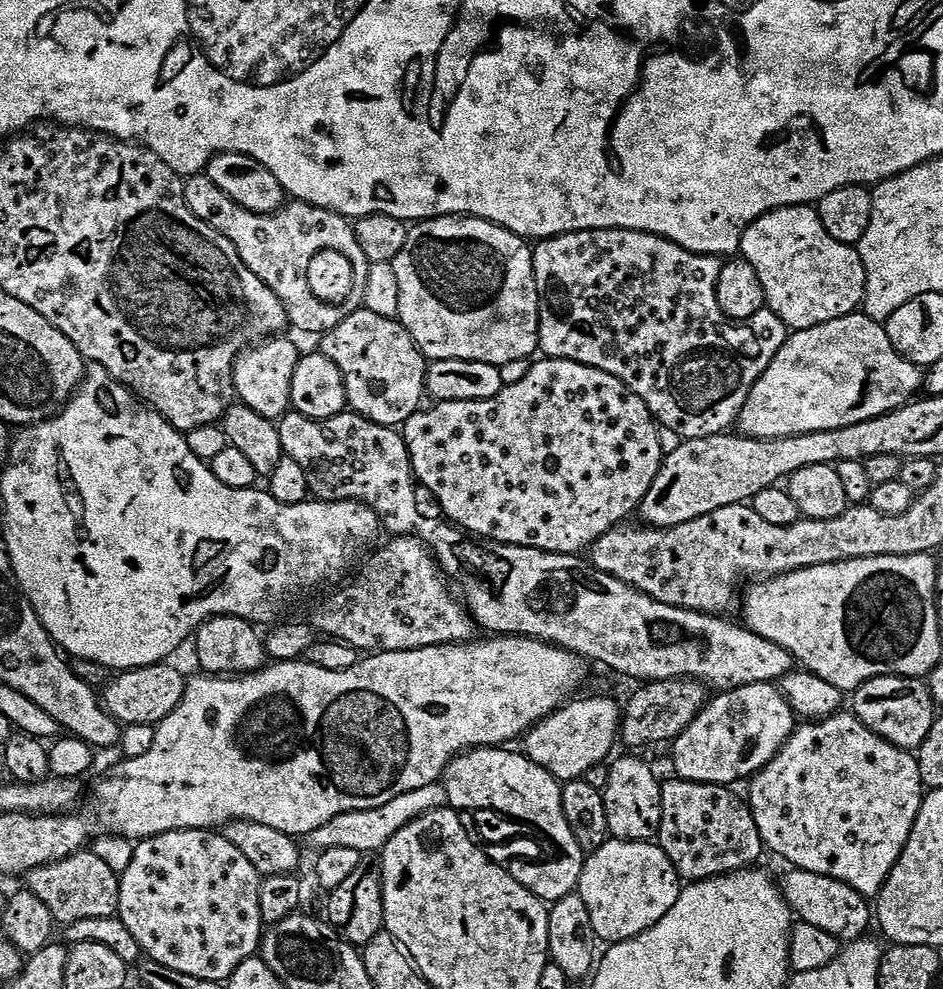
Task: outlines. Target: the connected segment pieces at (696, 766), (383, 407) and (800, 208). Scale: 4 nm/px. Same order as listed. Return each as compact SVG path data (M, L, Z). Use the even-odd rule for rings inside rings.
M769 682L713 695L672 743L675 777L704 785L720 785L720 792L728 792L728 796L735 800L742 792L736 783L751 779L757 770L763 768L773 749L788 735L791 717L787 716L788 710L783 706L784 699ZM752 736L758 740L758 749L753 749L750 756L748 740Z
M365 306L358 308L352 310L340 325L328 332L326 354L345 377L361 376L362 379L383 387L382 392L378 393L368 388L358 390L349 387L344 398L347 398L347 407L353 413L376 425L401 427L423 407L429 361L399 320L391 315L383 316L384 312L380 310Z
M794 204L766 212L747 228L739 249L758 274L765 294L765 305L781 317L791 316L797 322L806 322L810 328L834 321L839 316L853 315L858 306L857 297L856 300L854 298L854 274L850 270L840 270L842 244L826 231L820 216L821 211L815 205L808 204Z

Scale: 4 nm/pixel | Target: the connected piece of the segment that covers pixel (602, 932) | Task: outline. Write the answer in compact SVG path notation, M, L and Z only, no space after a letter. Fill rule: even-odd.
M663 847L645 848L648 848L644 852L645 858L652 860L652 864L645 868L632 860L612 860L612 852L608 848L600 848L593 856L591 854L587 857L578 889L579 903L582 908L584 903L584 908L588 911L586 920L591 935L595 939L597 936L598 939L605 940L605 945L620 944L642 934L651 924L658 923L676 901L677 869L668 859Z

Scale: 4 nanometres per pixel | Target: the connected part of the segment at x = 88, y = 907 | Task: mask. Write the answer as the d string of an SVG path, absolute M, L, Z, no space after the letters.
M81 850L64 860L31 869L26 876L26 888L49 908L53 921L72 924L75 920L84 921L87 916L111 916L117 911L117 877L92 850Z

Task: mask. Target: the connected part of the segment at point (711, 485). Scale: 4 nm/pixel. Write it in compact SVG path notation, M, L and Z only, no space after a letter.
M872 420L829 432L811 432L805 436L782 436L778 440L749 438L743 434L735 434L736 436L719 434L677 443L677 448L673 452L671 449L665 455L664 465L660 467L660 472L654 478L646 498L640 503L638 516L644 519L645 525L654 528L682 526L694 518L702 518L704 514L710 514L711 511L722 510L722 506L732 506L734 503L742 502L744 498L756 496L760 491L779 485L793 472L802 470L806 466L835 465L840 462L836 460L864 460L867 456L880 458L880 446L878 446L878 440L870 438L870 426L872 426Z

